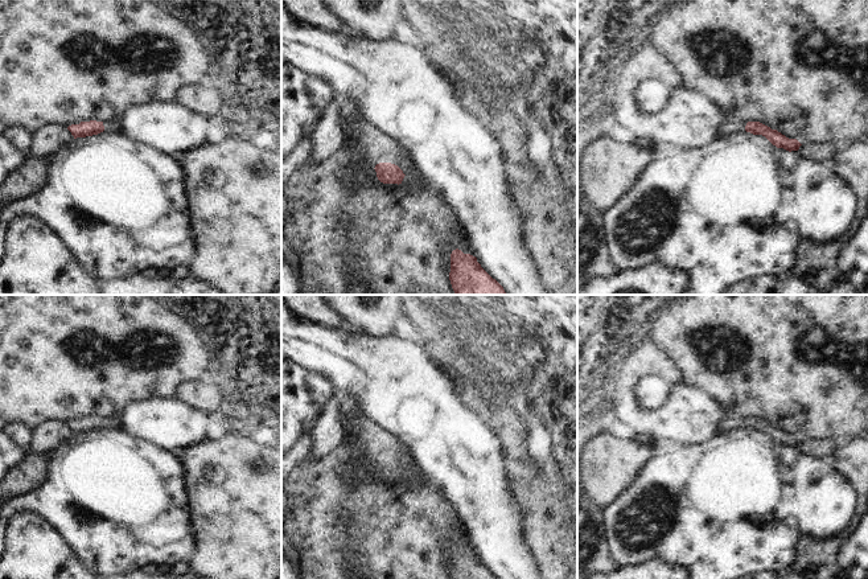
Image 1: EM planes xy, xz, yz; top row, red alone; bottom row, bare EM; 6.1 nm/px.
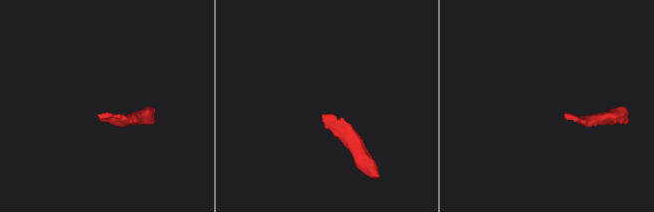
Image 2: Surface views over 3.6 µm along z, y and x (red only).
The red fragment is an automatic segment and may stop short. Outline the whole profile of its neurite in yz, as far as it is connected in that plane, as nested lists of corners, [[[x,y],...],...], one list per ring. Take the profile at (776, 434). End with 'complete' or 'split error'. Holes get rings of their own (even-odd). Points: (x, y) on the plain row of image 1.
[[[727,415],[720,423],[720,432],[728,434],[737,428],[750,428],[753,431],[765,432],[777,444],[783,444],[789,448],[798,447],[802,442],[797,435],[789,435],[777,426],[760,419],[760,418],[736,418]]]; split error

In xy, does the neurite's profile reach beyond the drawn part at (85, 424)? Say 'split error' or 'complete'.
split error

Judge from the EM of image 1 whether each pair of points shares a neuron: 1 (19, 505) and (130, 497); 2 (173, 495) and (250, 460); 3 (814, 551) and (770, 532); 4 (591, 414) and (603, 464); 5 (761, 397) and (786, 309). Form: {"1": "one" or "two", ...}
{"1": "one", "2": "two", "3": "two", "4": "two", "5": "one"}

